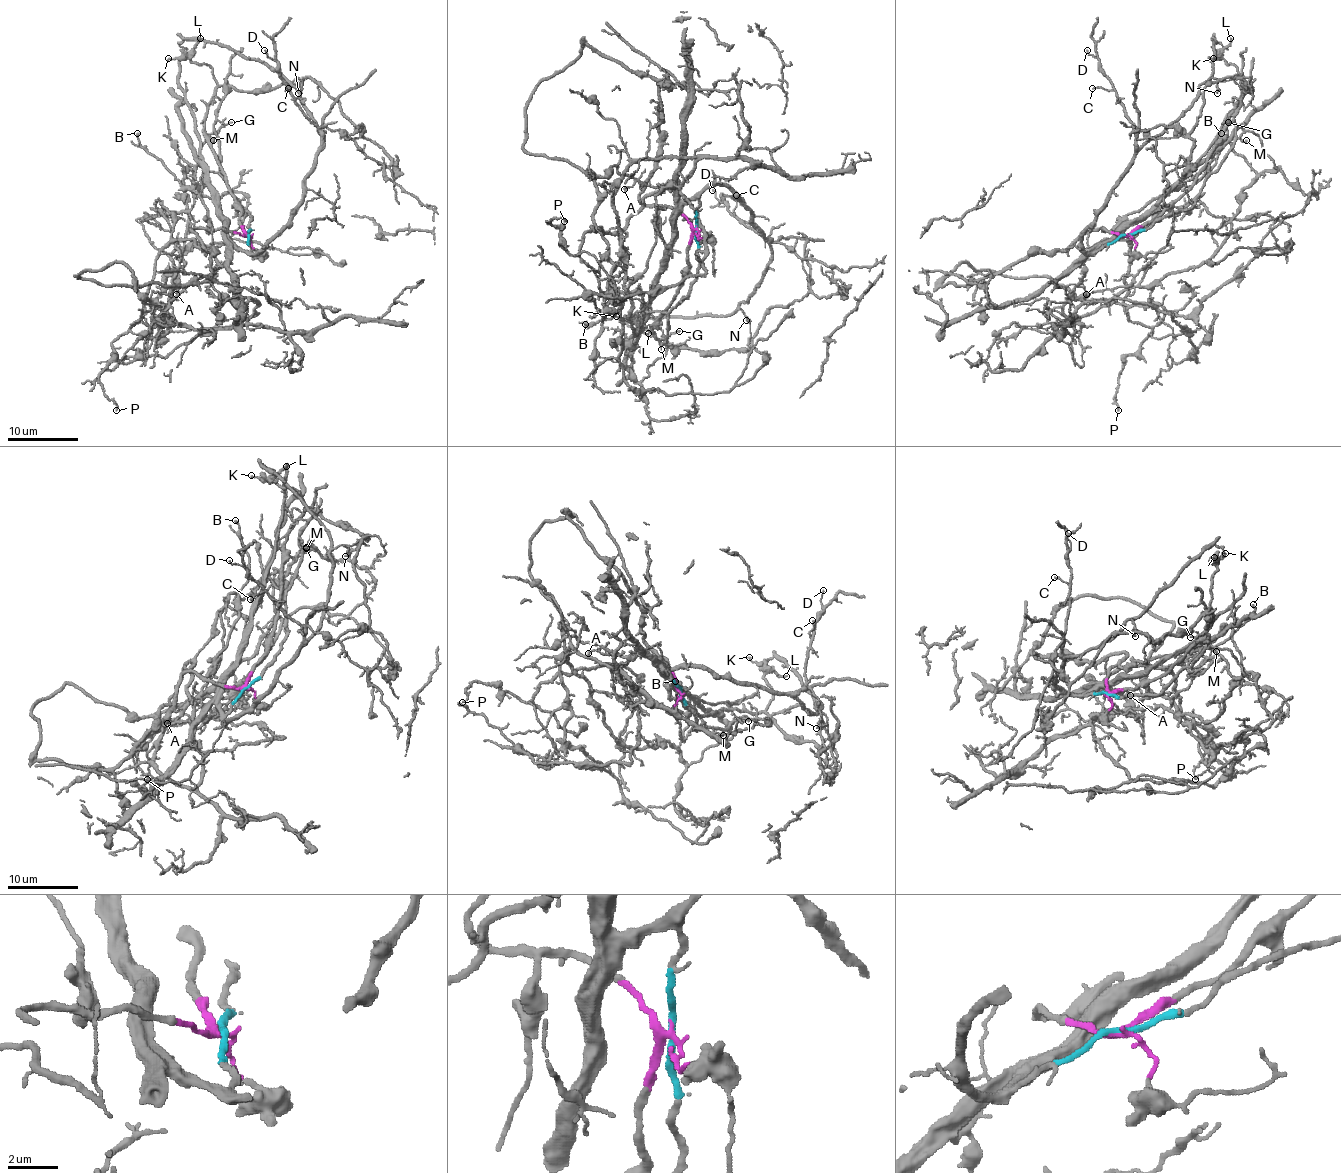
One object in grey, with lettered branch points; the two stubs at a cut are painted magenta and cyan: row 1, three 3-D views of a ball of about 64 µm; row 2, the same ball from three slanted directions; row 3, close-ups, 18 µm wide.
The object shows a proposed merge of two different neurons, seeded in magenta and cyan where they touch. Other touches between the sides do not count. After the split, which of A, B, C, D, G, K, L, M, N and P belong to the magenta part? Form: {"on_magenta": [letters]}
{"on_magenta": ["B", "K", "L"]}

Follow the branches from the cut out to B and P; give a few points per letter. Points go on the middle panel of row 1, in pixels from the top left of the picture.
B: (696, 229), (669, 207), (659, 209), (648, 266), (611, 318), (586, 325)
P: (696, 229), (699, 202), (680, 199), (671, 183), (623, 227), (591, 227), (573, 255), (546, 222), (564, 222)

